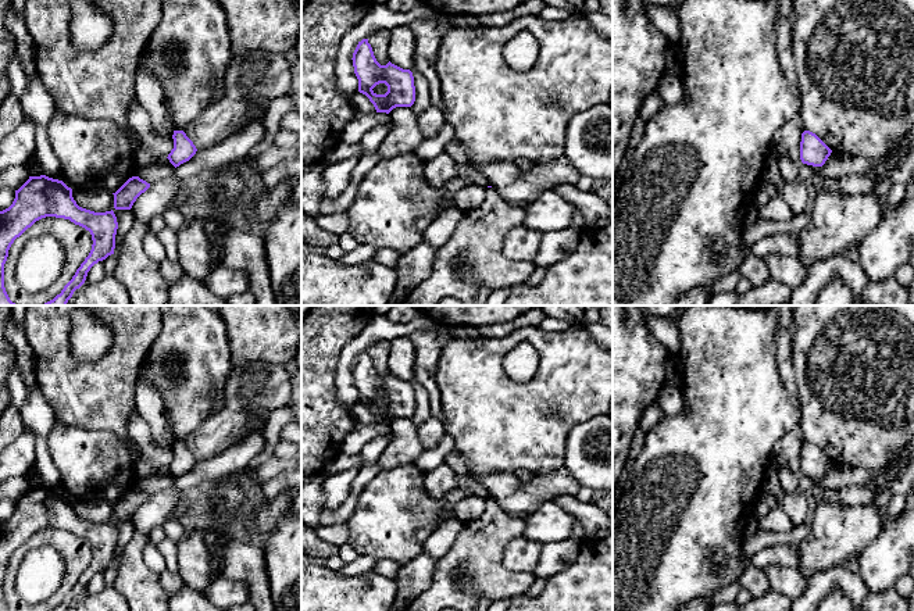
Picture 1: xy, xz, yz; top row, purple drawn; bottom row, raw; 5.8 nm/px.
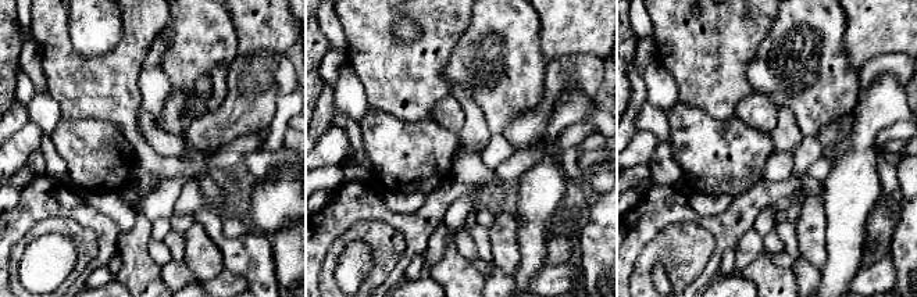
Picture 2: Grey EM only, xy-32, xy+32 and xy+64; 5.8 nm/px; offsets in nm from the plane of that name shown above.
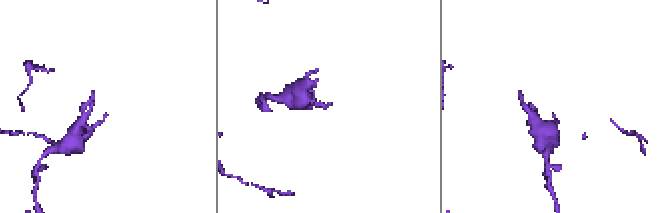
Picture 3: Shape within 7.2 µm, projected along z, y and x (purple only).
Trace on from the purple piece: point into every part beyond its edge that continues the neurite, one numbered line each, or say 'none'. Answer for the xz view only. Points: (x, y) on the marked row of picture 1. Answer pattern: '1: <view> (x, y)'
none

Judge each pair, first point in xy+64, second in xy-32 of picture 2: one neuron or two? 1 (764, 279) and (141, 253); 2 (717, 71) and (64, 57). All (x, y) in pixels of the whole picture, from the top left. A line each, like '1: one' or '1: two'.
1: one
2: one

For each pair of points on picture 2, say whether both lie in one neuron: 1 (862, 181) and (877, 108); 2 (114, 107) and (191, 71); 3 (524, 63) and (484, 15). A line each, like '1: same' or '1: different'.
1: same
2: different
3: same

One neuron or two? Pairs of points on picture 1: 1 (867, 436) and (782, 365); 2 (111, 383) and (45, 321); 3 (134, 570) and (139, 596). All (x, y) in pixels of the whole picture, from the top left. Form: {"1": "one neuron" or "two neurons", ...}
{"1": "two neurons", "2": "one neuron", "3": "one neuron"}

